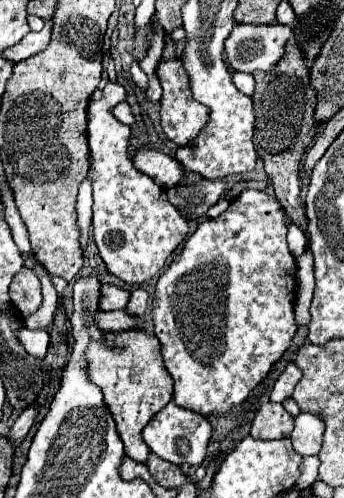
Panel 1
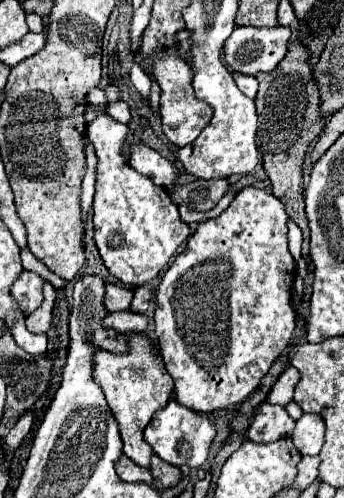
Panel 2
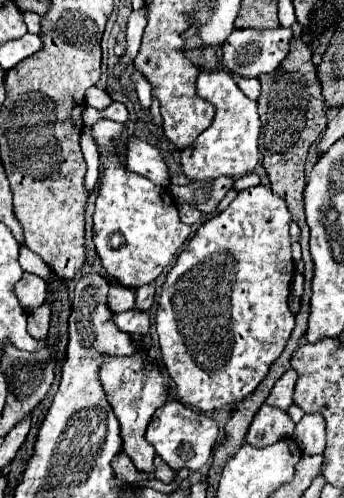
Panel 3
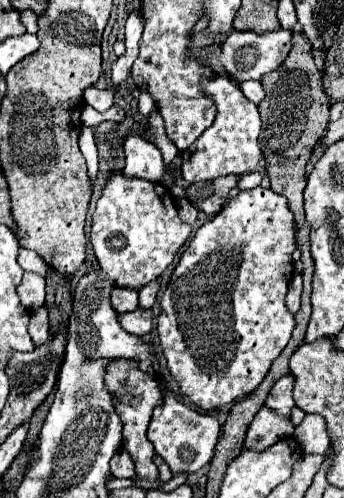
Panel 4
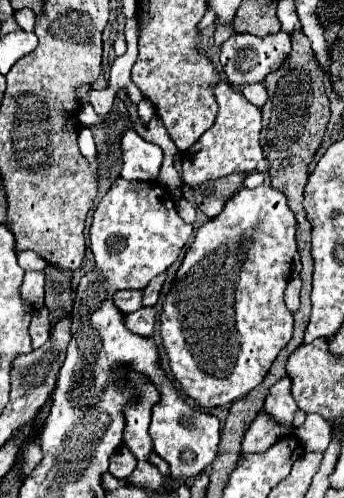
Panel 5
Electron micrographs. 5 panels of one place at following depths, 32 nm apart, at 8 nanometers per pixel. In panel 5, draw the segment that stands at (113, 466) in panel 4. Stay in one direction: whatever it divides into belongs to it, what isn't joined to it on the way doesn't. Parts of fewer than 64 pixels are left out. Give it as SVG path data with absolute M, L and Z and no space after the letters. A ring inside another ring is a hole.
M120 446L110 458L110 474L118 480L124 480L132 474L134 468L136 468L136 458L126 446Z

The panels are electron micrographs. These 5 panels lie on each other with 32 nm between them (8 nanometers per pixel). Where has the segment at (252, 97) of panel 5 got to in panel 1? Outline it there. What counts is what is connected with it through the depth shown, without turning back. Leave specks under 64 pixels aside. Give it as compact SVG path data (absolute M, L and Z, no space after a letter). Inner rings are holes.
M232 72L232 82L236 84L236 88L246 94L246 96L252 96L254 92L254 78L250 74L244 74L244 72Z

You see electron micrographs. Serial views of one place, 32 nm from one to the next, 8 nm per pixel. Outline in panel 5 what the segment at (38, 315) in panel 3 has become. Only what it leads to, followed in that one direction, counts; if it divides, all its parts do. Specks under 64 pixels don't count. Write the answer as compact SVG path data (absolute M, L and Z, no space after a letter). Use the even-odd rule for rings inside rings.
M42 306L36 310L32 322L30 322L30 336L33 349L38 349L50 338L50 322L48 322L48 310Z

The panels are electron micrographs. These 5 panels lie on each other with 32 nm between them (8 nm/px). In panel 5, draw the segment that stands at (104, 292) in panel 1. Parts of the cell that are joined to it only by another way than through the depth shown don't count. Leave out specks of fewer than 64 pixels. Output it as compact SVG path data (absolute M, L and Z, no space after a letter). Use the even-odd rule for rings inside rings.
M120 290L120 292L116 292L116 296L114 296L116 308L118 308L122 314L136 312L138 308L142 308L140 300L142 300L142 292L140 292L140 290Z

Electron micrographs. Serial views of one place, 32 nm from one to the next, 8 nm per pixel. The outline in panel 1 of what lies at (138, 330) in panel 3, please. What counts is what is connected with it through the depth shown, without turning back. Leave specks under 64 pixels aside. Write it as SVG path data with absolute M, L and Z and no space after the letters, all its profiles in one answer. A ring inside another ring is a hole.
M100 310L94 320L96 320L96 326L104 332L120 332L120 330L130 330L130 328L142 328L142 320L128 316L124 310L116 310L116 312L102 312Z

